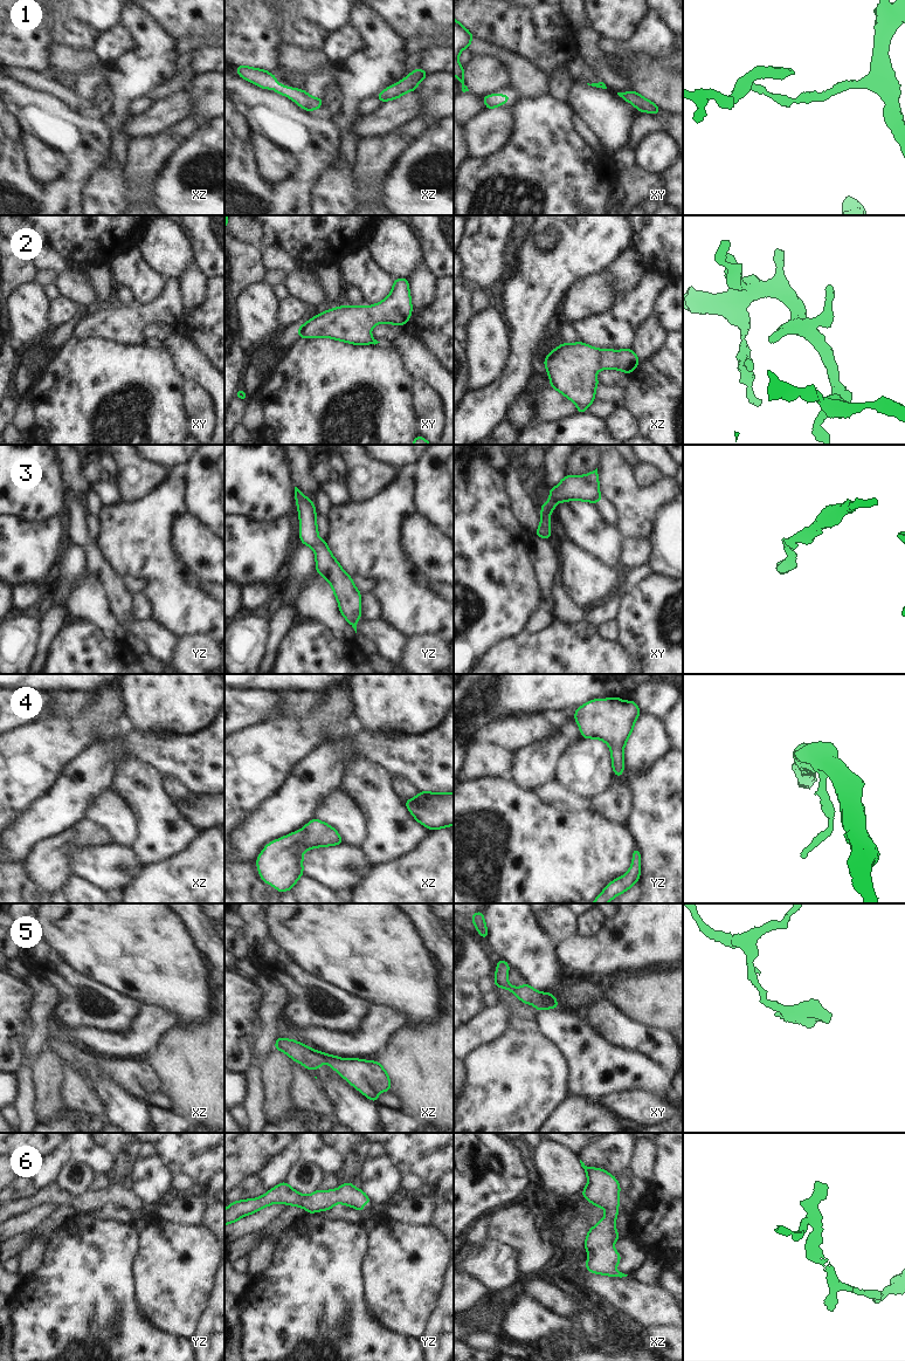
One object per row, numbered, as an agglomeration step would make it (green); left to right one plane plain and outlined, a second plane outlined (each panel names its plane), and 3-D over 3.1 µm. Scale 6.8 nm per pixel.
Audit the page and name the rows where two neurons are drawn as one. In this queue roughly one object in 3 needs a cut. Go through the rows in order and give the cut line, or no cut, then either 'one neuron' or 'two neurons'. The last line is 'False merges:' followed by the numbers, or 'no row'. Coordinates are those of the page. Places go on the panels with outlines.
1: cut none; one neuron
2: cut none; one neuron
3: cut none; one neuron
4: cut none; one neuron
5: cut none; one neuron
6: cut none; one neuron
False merges: no row

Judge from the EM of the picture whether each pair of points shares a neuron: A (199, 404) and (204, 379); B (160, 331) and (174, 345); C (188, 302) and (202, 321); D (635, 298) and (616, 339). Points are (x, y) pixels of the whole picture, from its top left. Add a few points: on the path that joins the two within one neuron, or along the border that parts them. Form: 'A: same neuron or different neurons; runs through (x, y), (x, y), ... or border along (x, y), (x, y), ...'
A: different neurons; border along (185, 378), (193, 379), (208, 394), (212, 401)
B: different neurons; border along (174, 332), (160, 343)
C: different neurons; border along (206, 284), (204, 300), (181, 316)
D: same neuron; runs through (631, 309), (620, 321), (616, 329)

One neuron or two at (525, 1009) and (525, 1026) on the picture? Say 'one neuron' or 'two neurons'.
one neuron

